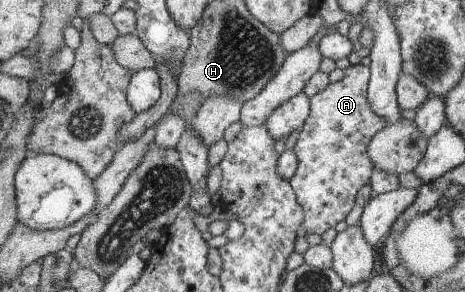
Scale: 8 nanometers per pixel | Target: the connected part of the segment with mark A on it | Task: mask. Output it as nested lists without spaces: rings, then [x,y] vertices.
[[[360,64],[350,65],[345,69],[341,80],[338,82],[332,80],[322,92],[316,93],[309,99],[310,112],[293,148],[297,156],[297,169],[289,180],[297,196],[298,204],[303,210],[301,225],[307,235],[322,235],[329,228],[335,228],[341,220],[346,220],[355,207],[354,201],[358,190],[370,182],[374,166],[368,156],[367,146],[372,137],[387,125],[385,120],[379,117],[369,105],[367,88],[370,75],[369,67]]]

